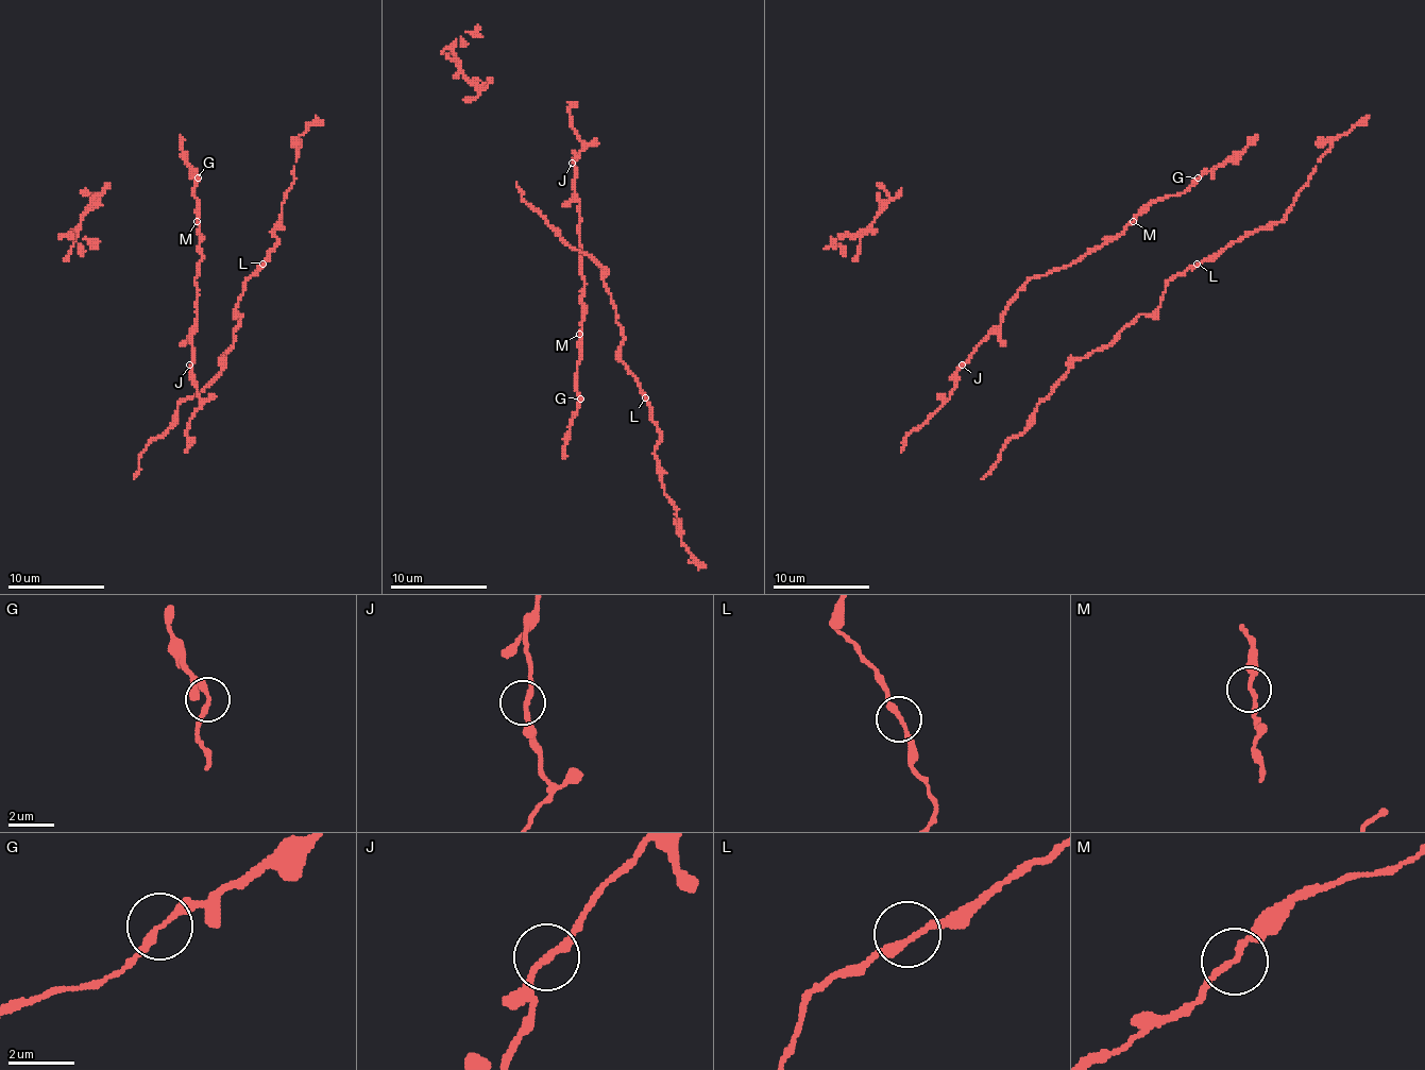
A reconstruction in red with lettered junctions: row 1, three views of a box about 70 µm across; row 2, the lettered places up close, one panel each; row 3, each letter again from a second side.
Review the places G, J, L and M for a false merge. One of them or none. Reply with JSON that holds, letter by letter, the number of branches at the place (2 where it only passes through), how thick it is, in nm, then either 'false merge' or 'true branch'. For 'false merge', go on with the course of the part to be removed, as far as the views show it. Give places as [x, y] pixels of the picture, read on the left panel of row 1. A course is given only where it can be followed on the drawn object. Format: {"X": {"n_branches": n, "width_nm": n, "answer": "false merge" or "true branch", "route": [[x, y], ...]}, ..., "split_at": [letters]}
{"G": {"n_branches": 2, "width_nm": 200, "answer": "true branch"}, "J": {"n_branches": 2, "width_nm": 200, "answer": "true branch"}, "L": {"n_branches": 2, "width_nm": 220, "answer": "true branch"}, "M": {"n_branches": 2, "width_nm": 180, "answer": "true branch"}, "split_at": []}

